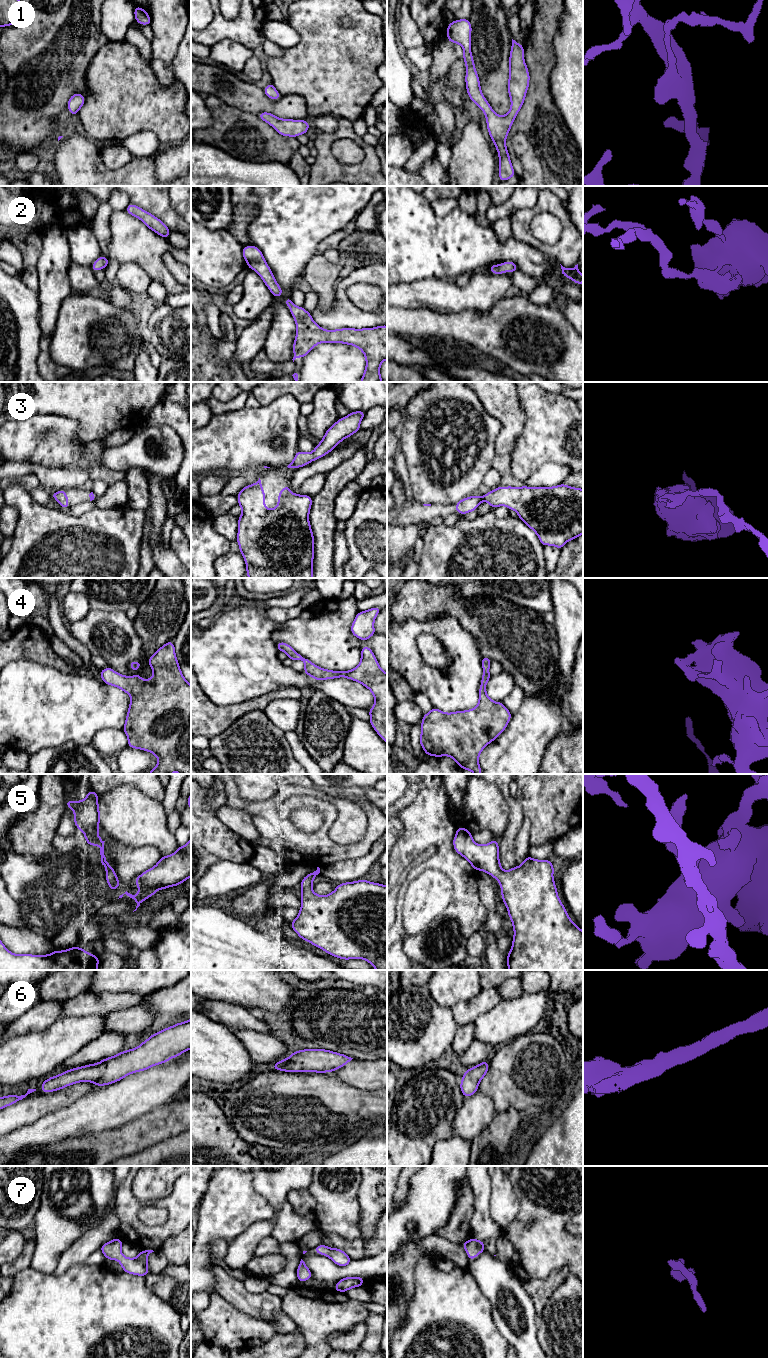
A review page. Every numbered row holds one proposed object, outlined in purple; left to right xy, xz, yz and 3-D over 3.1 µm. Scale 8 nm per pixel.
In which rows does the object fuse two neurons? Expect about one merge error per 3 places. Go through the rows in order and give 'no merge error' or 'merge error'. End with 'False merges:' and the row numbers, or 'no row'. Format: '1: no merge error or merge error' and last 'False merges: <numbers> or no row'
1: no merge error
2: no merge error
3: no merge error
4: no merge error
5: no merge error
6: no merge error
7: no merge error
False merges: no row

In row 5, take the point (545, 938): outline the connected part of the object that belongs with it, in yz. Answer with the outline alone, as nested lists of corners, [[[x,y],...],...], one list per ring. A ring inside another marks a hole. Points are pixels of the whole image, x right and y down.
[[[465,827],[457,828],[453,846],[475,871],[486,872],[500,883],[502,901],[514,928],[512,947],[506,956],[508,970],[583,970],[583,931],[572,922],[558,897],[553,878],[554,865],[548,859],[536,860],[528,855],[519,867],[505,871],[501,868],[499,860],[497,838],[488,844],[479,845],[473,841],[472,833]]]

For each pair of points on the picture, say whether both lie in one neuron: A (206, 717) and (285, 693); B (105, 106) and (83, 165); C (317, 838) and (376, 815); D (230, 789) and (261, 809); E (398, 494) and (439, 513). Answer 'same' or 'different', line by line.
A: same
B: different
C: same
D: same
E: same

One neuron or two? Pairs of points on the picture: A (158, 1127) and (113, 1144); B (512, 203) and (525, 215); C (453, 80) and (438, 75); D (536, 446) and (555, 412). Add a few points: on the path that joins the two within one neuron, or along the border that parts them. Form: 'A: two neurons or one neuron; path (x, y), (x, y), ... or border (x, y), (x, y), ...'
A: one neuron; path (147, 1130), (124, 1141)
B: two neurons; border (538, 196), (533, 207), (520, 208), (512, 215)
C: two neurons; border (458, 59), (441, 80)
D: one neuron; path (544, 438), (554, 427), (554, 420)

